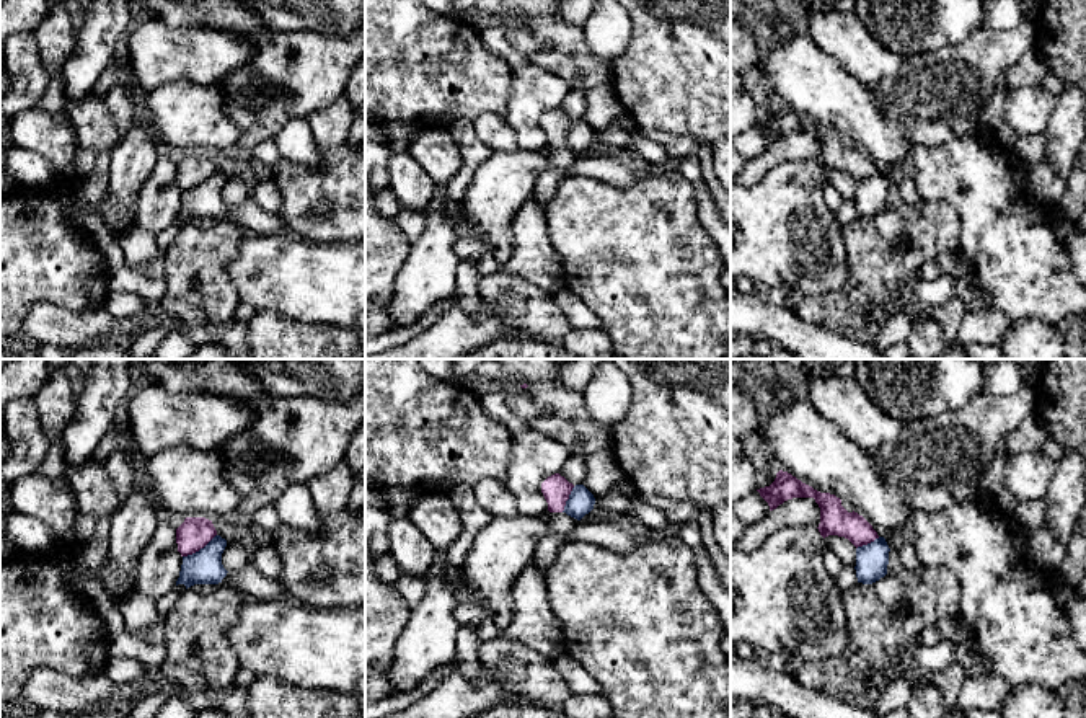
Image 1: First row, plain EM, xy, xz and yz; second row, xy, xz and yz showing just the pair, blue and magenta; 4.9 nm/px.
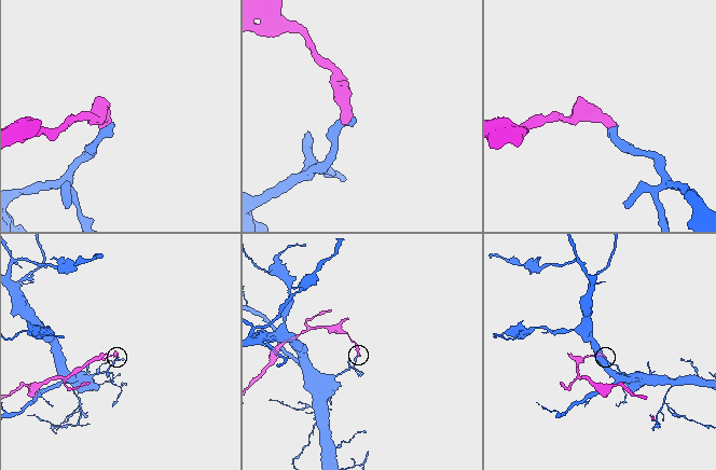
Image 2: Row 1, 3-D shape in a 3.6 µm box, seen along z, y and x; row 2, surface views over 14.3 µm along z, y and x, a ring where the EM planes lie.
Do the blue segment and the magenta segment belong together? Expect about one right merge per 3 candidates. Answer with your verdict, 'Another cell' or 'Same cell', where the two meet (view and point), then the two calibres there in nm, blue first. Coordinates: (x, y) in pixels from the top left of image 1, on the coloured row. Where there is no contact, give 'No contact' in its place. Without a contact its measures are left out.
Another cell. Touches blue at xy (201, 549). Thickness 170 nm (blue) against 160 nm

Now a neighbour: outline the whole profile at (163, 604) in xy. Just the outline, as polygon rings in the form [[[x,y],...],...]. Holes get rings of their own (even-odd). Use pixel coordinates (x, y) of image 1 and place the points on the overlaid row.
[[[178,584],[157,601],[157,610],[161,617],[168,614],[168,610],[179,599],[184,589],[186,589],[184,584]]]

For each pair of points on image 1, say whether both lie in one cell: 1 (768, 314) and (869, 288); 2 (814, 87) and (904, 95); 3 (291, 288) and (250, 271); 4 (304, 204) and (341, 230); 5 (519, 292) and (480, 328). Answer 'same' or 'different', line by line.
1: different
2: different
3: same
4: same
5: different

